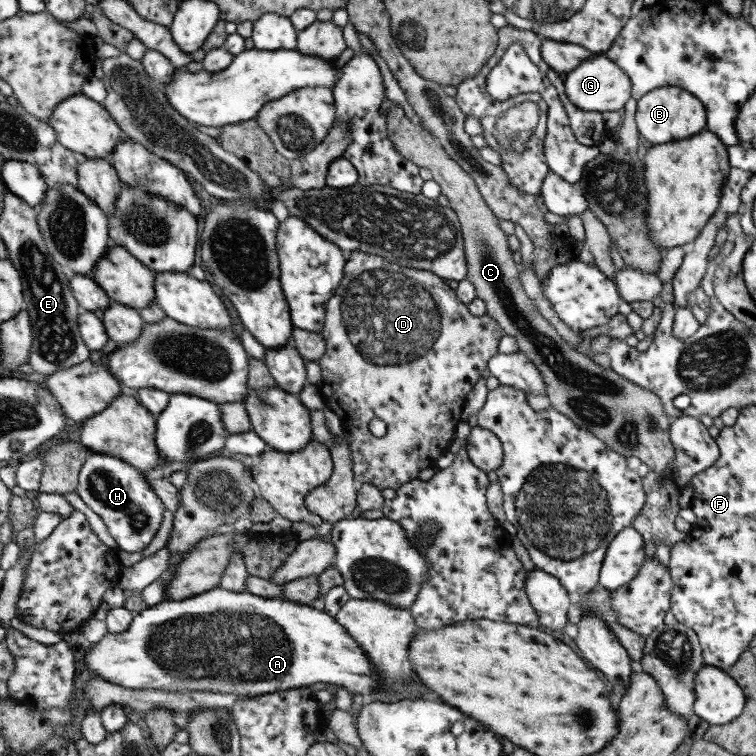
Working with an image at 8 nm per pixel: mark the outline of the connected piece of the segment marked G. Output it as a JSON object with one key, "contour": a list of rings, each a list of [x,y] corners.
{"contour":[[[593,54],[565,76],[564,91],[567,99],[581,112],[621,111],[630,98],[629,78],[604,54]]]}

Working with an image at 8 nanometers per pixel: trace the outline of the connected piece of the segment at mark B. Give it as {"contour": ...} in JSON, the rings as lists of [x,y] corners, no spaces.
{"contour":[[[675,86],[650,90],[636,101],[634,115],[637,132],[652,145],[678,141],[701,131],[706,126],[703,104],[693,94]]]}

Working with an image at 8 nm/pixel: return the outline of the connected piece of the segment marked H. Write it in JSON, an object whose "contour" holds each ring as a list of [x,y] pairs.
{"contour":[[[88,453],[77,474],[75,493],[103,520],[117,548],[141,552],[155,536],[162,521],[164,506],[145,482],[145,474],[127,462],[103,453]]]}

